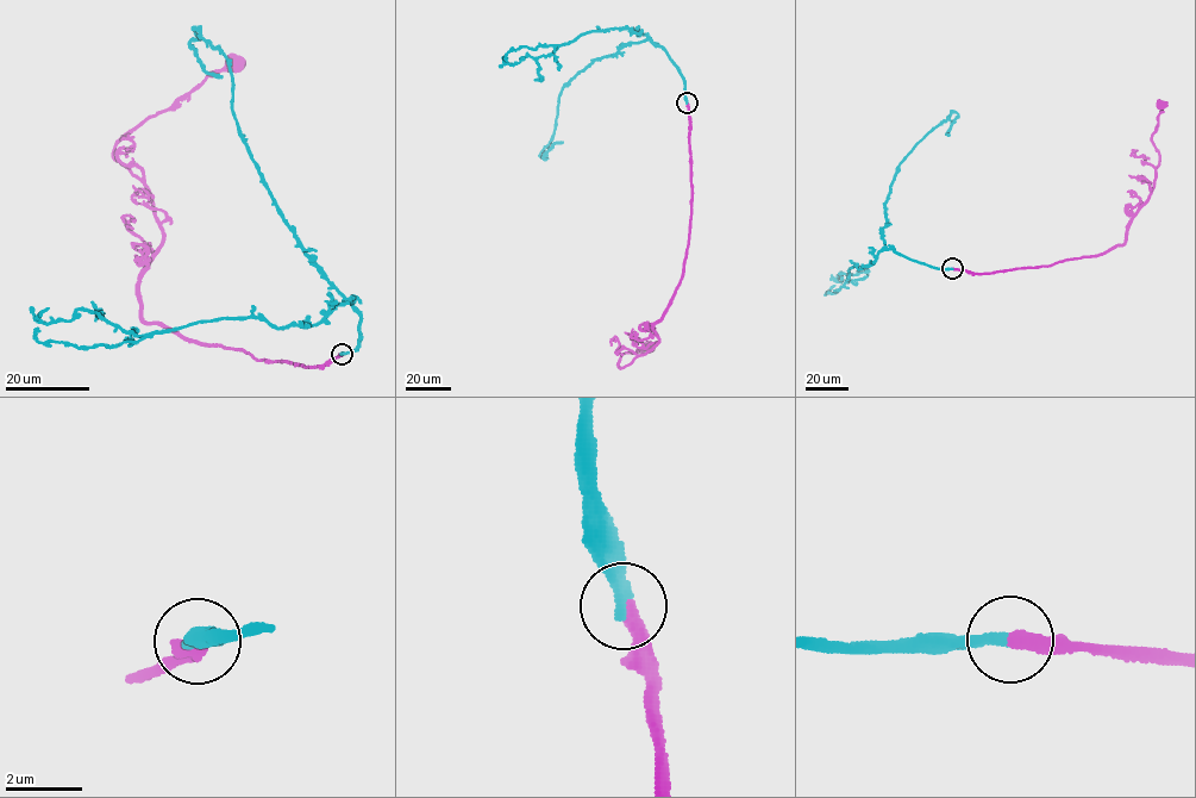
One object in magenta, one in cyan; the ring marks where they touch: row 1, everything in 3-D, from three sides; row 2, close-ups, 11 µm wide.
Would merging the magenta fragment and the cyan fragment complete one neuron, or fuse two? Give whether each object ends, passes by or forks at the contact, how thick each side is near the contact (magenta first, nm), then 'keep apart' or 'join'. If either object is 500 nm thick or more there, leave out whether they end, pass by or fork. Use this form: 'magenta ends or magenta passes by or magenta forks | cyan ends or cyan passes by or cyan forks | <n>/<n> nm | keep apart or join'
magenta ends | cyan ends | 400/360 nm | join

